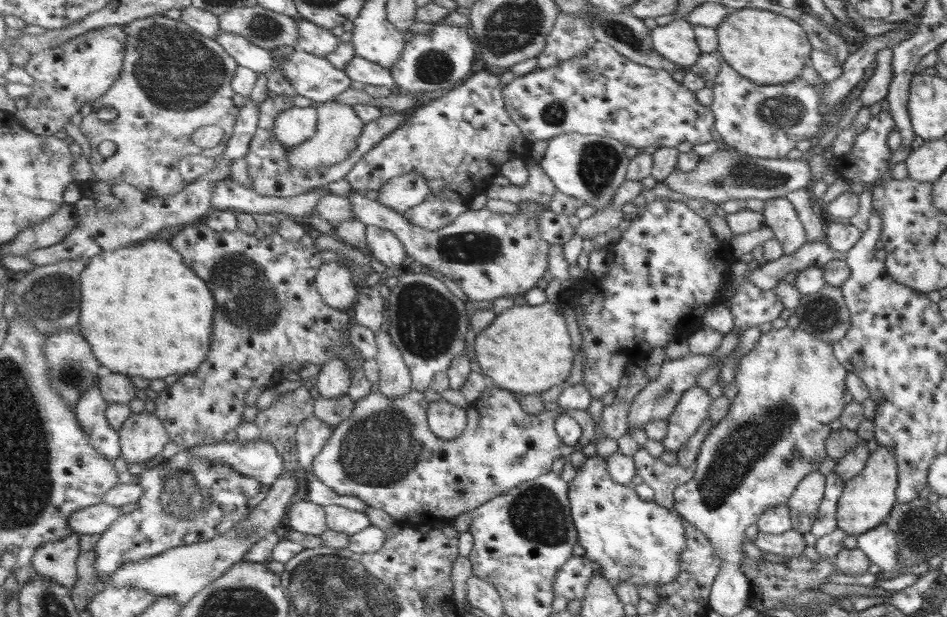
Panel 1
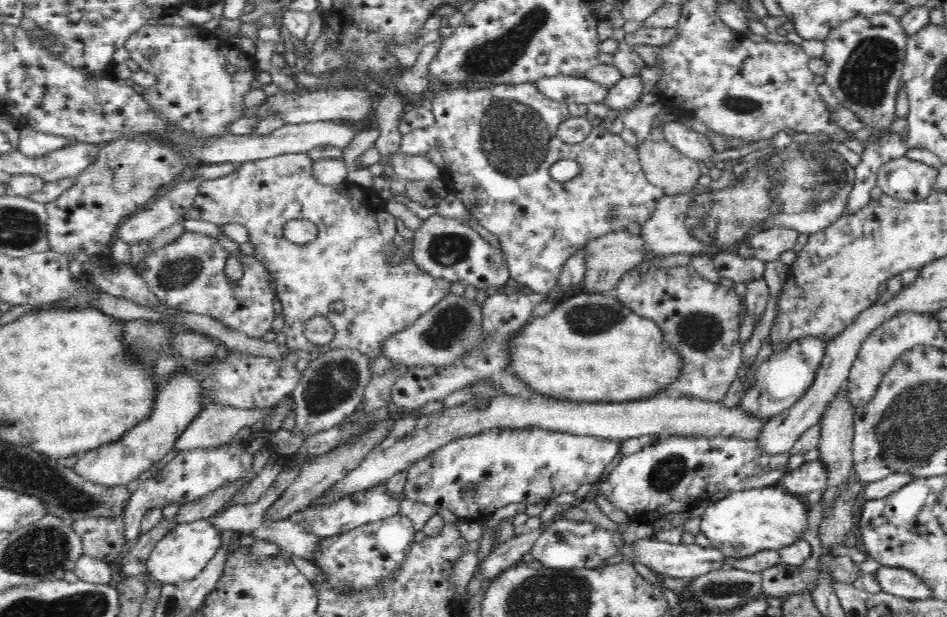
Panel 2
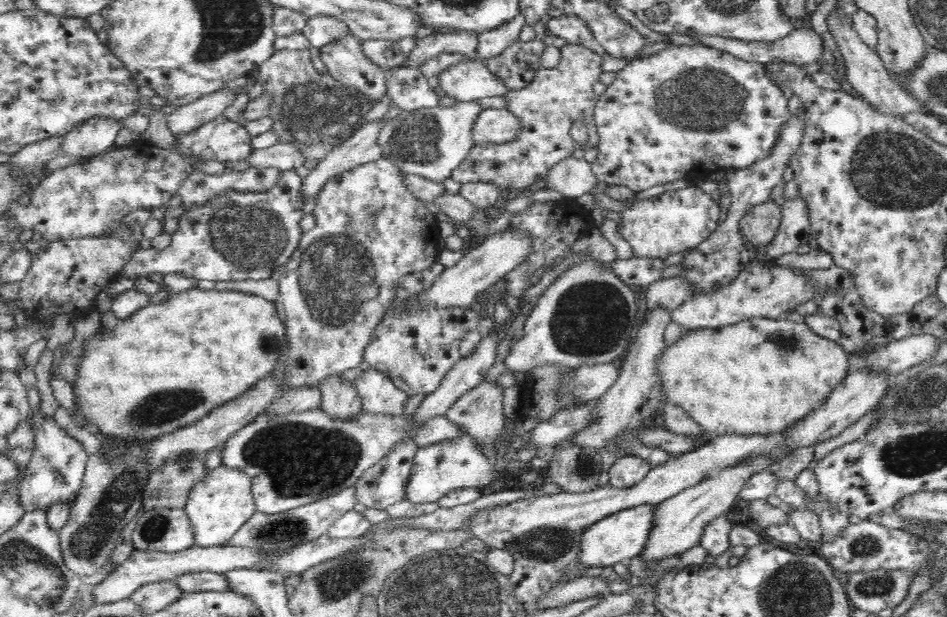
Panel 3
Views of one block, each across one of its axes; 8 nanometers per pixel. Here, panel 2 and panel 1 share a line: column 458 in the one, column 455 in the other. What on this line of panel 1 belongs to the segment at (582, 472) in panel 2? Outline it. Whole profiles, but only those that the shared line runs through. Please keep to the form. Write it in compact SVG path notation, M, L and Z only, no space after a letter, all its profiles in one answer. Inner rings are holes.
M490 386L483 391L483 394L472 403L468 403L466 411L468 412L468 427L463 431L461 436L458 436L453 440L443 440L438 437L429 426L428 423L428 411L426 407L429 405L425 396L421 391L411 389L405 396L395 397L392 399L381 391L369 393L365 398L356 402L353 414L344 422L341 422L339 426L336 426L333 431L333 436L327 441L325 448L312 465L314 474L321 480L327 487L331 488L334 492L341 496L353 496L359 500L363 500L365 504L370 507L379 508L385 510L388 514L391 514L391 518L395 518L395 521L403 524L410 524L411 526L432 526L437 521L451 519L451 517L461 516L463 512L472 513L479 506L489 503L497 496L505 495L507 492L518 488L522 483L528 482L529 480L540 479L541 476L548 474L551 471L551 466L555 459L560 457L569 458L573 452L581 452L585 446L593 442L596 438L596 425L593 418L587 411L584 410L571 410L559 408L555 412L544 410L541 414L531 414L525 412L525 409L520 403L520 396L514 395L510 390L505 388ZM562 413L573 416L573 418L579 423L582 429L582 435L579 441L572 446L568 446L559 438L557 430L555 430L555 422L557 417L561 416Z

